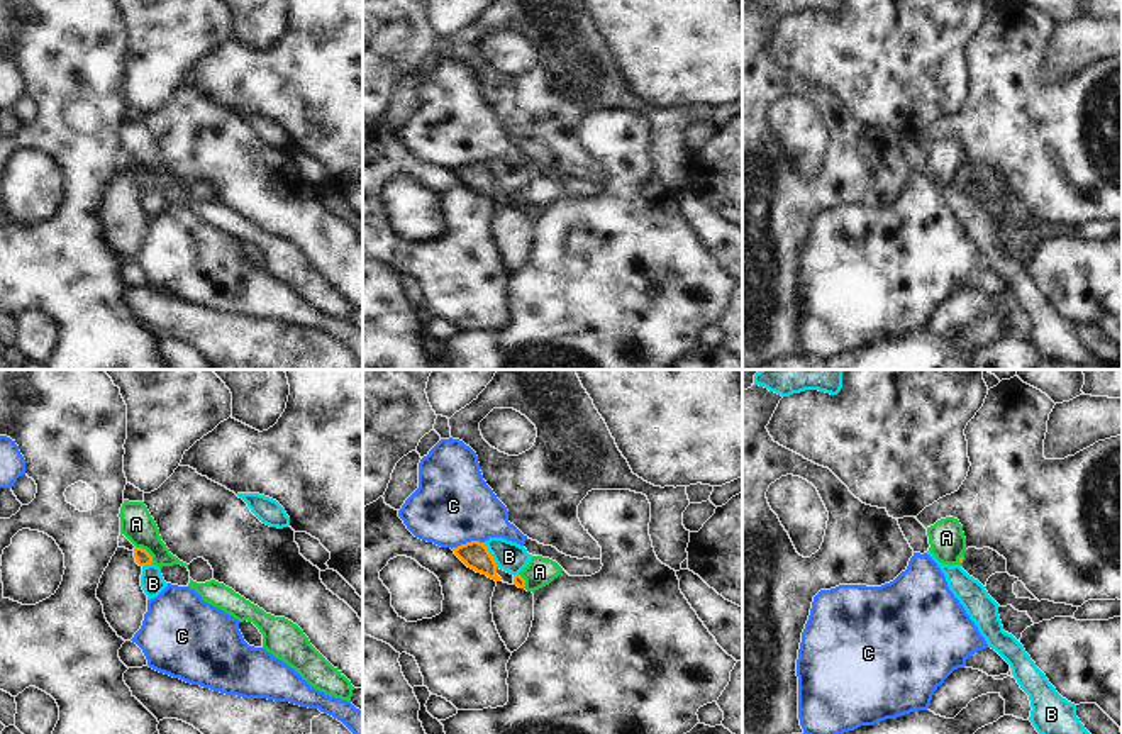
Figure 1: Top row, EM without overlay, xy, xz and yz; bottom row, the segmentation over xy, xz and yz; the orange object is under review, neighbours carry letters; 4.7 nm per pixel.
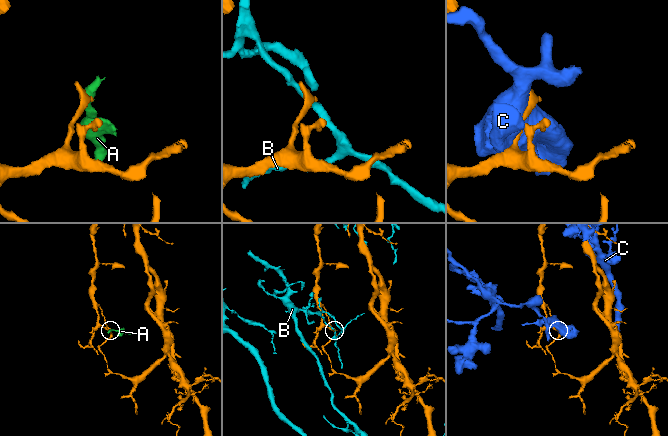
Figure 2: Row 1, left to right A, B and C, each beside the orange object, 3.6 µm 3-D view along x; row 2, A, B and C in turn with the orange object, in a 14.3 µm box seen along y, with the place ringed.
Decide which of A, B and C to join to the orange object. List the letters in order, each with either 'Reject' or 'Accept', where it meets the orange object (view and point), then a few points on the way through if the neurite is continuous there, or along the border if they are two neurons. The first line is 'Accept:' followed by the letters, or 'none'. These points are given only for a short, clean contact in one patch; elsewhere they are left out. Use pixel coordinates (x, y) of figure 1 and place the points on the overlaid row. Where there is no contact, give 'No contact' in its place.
Accept: none
A: Reject. Touches orange at xy (146, 551). Boundary: xy (136, 546), (141, 546), (153, 561)
B: Reject. Touches orange at xz (490, 555)
C: Reject. Touches orange at xz (466, 543)

